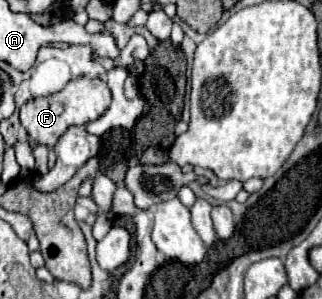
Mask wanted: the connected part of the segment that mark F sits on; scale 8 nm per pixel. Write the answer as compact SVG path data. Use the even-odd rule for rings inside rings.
M73 78L67 82L67 86L61 92L25 102L19 110L19 118L21 118L21 126L27 130L29 138L35 144L55 146L59 136L69 126L85 126L87 122L97 120L109 108L109 104L111 104L111 92L107 82L99 78Z

